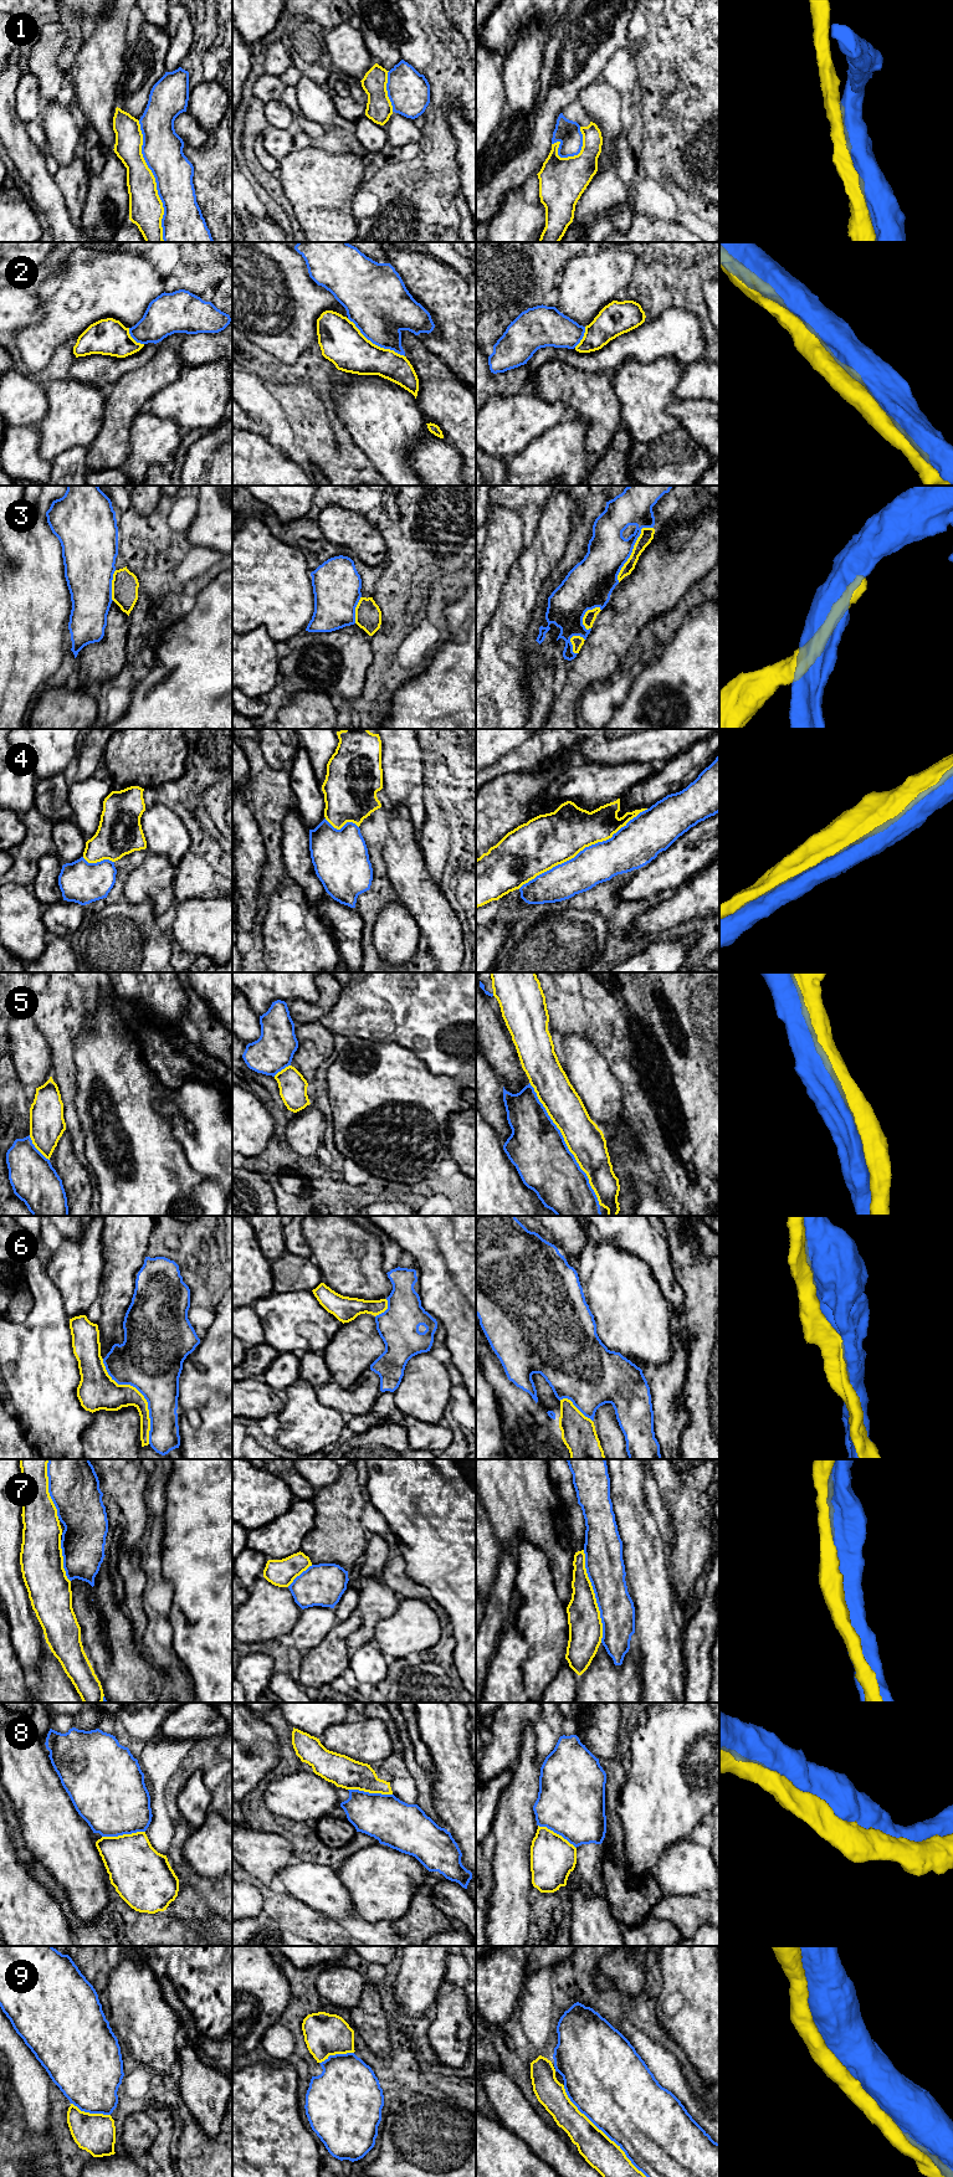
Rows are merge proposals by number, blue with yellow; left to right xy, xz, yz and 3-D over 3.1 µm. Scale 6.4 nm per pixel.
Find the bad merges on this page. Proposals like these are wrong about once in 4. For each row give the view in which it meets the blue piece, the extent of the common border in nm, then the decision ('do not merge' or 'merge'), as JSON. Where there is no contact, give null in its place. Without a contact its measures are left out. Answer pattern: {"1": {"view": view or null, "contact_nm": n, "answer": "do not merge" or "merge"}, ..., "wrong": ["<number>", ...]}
{"1": {"view": "xy", "contact_nm": 800, "answer": "do not merge"}, "2": {"view": "xz", "contact_nm": 460, "answer": "merge"}, "3": {"view": "yz", "contact_nm": 420, "answer": "merge"}, "4": {"view": "yz", "contact_nm": 1000, "answer": "do not merge"}, "5": {"view": "yz", "contact_nm": 900, "answer": "merge"}, "6": {"view": "xy", "contact_nm": 650, "answer": "merge"}, "7": {"view": "yz", "contact_nm": 600, "answer": "merge"}, "8": {"view": "xz", "contact_nm": 300, "answer": "merge"}, "9": {"view": "yz", "contact_nm": 800, "answer": "merge"}, "wrong": ["1", "4"]}

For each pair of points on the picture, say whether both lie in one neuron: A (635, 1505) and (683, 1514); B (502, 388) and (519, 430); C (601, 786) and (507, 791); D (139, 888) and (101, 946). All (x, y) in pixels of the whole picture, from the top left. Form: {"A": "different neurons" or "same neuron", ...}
{"A": "different neurons", "B": "different neurons", "C": "same neuron", "D": "different neurons"}

